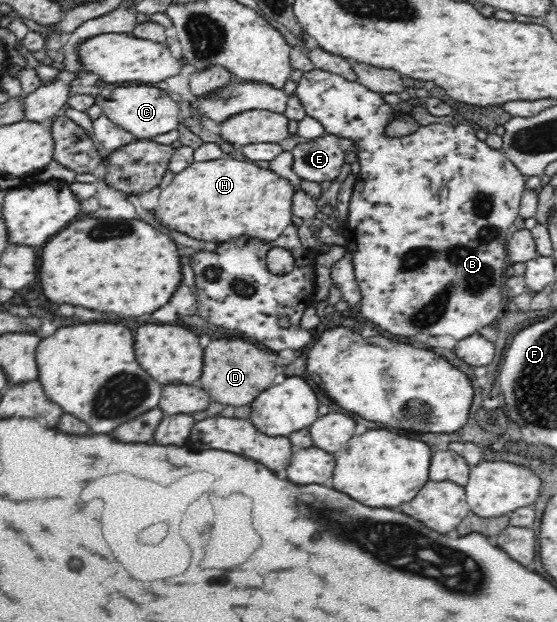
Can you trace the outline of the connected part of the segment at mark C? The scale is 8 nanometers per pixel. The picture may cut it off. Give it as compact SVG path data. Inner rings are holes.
M130 85L130 86L118 86L110 93L104 95L98 95L95 98L95 104L102 108L103 114L112 123L118 124L120 128L125 129L127 132L135 135L138 140L150 140L155 135L162 135L162 133L168 133L172 129L177 129L180 124L180 107L178 102L174 101L165 91L152 87L151 85Z

